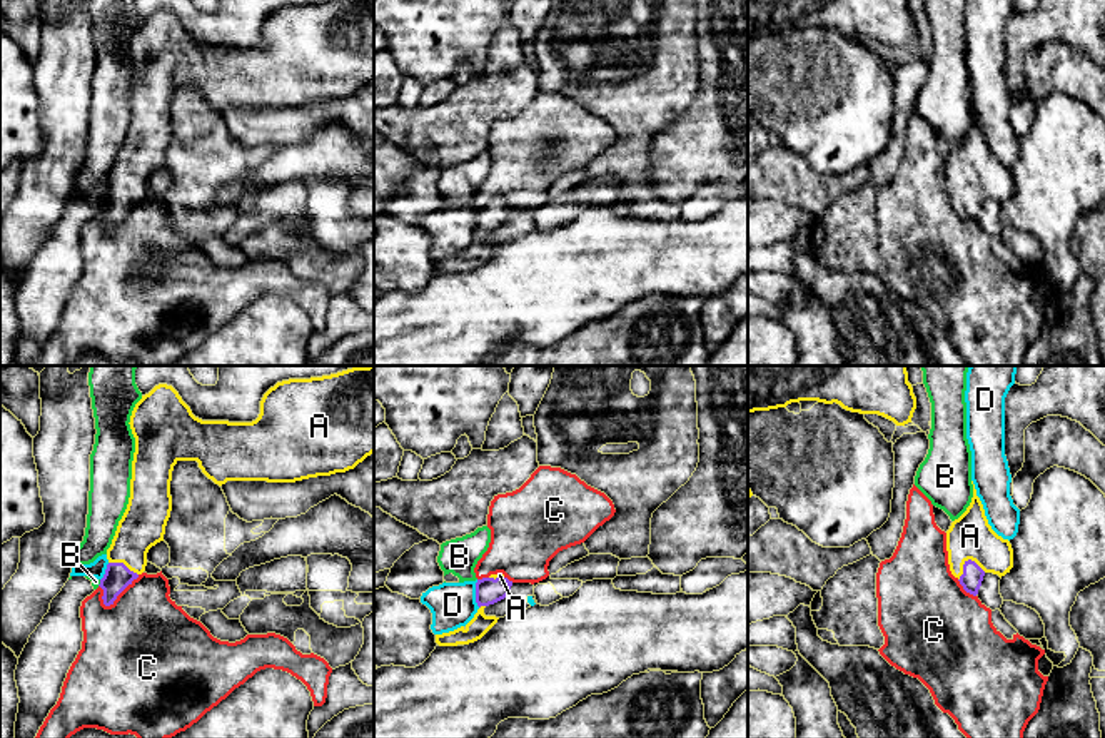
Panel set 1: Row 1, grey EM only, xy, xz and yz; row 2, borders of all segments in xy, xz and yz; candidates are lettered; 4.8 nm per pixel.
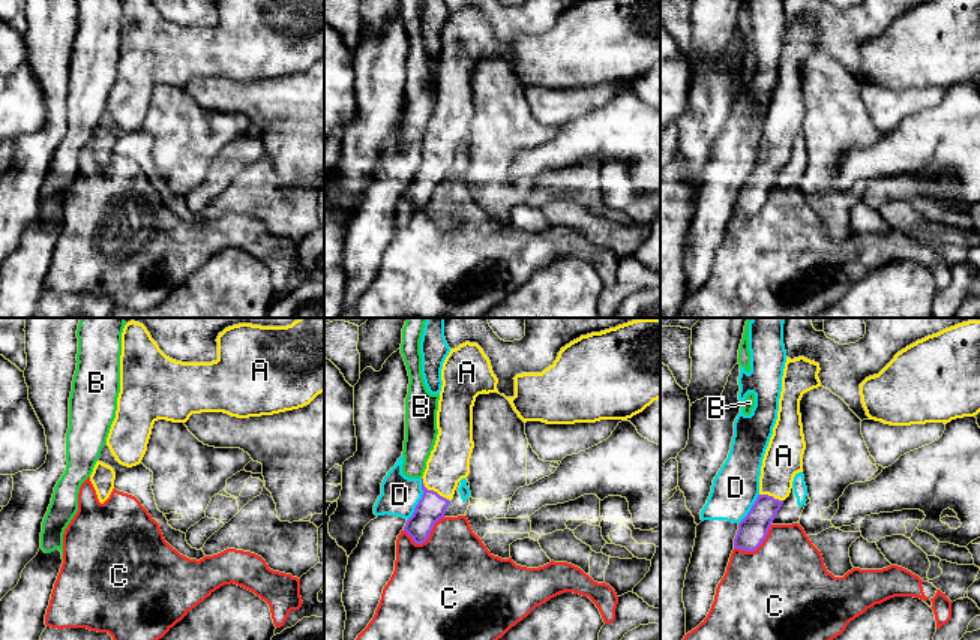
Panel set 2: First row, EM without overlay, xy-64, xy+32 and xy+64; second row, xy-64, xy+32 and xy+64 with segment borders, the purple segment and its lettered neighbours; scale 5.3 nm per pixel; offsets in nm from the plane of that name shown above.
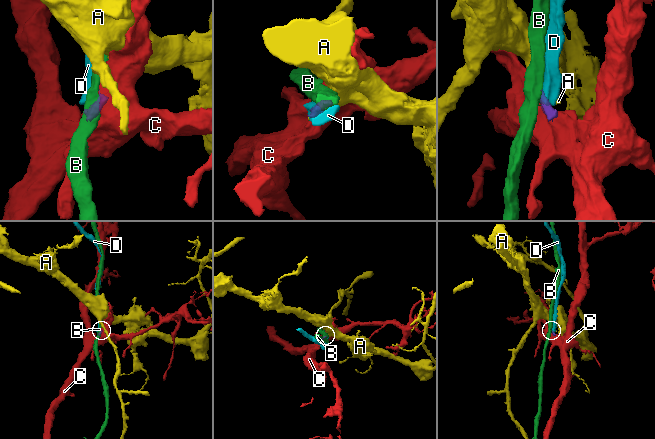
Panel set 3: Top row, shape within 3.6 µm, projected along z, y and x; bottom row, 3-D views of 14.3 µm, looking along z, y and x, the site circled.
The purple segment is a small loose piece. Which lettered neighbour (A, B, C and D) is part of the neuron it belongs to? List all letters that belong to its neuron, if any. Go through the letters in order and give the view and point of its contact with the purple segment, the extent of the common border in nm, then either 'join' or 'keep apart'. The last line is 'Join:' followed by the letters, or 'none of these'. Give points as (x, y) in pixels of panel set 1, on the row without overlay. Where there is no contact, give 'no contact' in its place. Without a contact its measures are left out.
A: yz (967, 187) | 140 nm | join
B: xy (100, 209) | 40 nm | keep apart
C: xy (121, 217) | 240 nm | keep apart
D: xz (476, 219) | 140 nm | keep apart
Join: A

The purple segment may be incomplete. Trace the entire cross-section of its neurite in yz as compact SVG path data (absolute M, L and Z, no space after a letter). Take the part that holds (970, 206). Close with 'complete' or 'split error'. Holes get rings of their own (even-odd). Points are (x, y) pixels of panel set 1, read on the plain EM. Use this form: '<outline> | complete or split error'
M975 110L970 132L946 157L946 177L951 200L973 222L986 199L1002 204L1013 194L1012 170L988 150Z | split error

